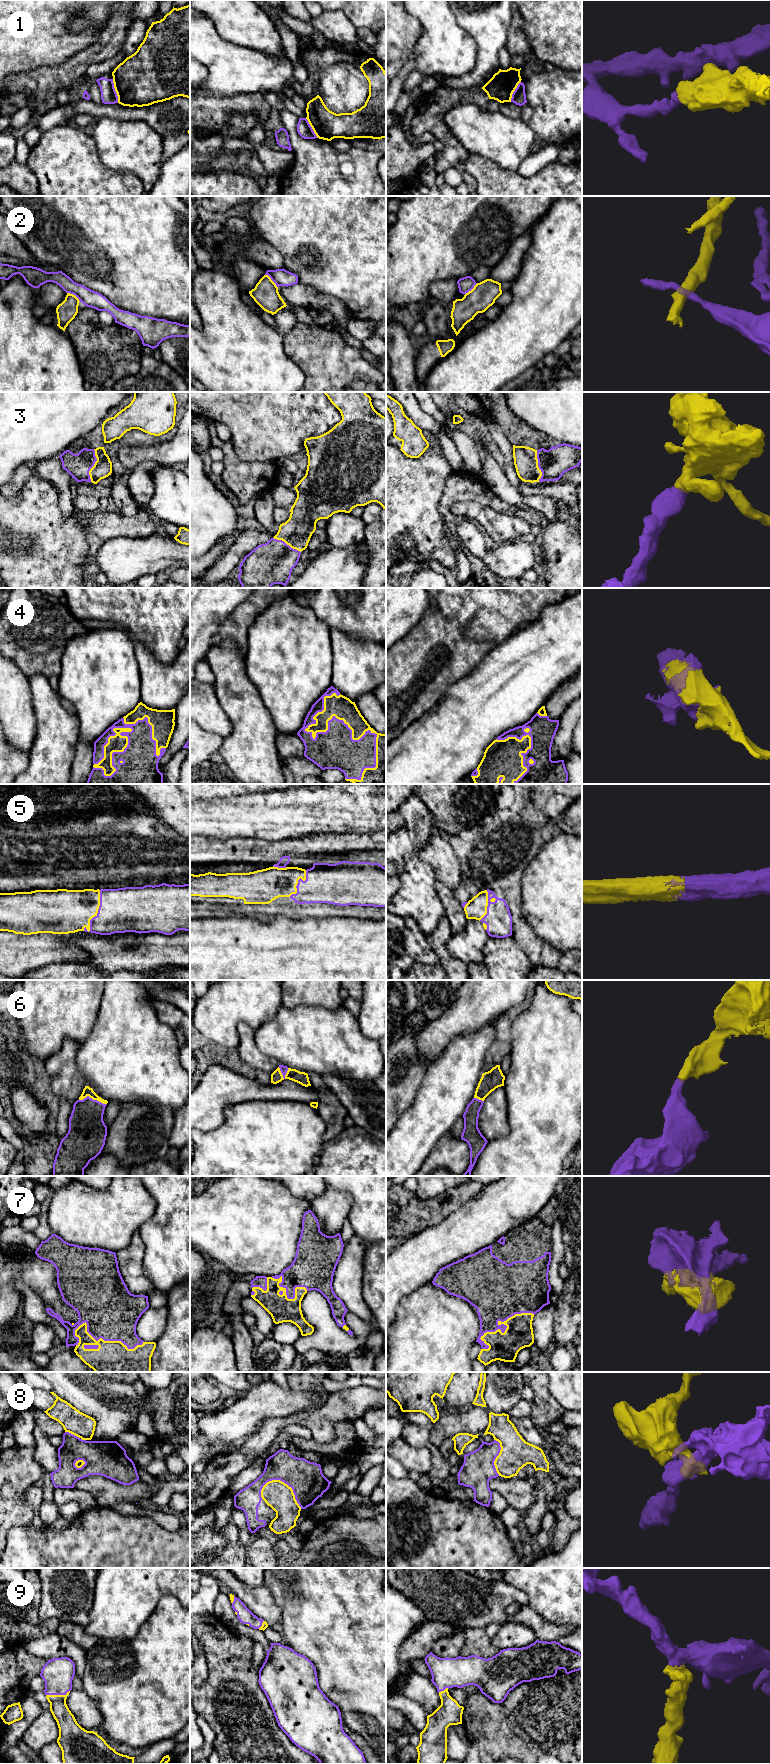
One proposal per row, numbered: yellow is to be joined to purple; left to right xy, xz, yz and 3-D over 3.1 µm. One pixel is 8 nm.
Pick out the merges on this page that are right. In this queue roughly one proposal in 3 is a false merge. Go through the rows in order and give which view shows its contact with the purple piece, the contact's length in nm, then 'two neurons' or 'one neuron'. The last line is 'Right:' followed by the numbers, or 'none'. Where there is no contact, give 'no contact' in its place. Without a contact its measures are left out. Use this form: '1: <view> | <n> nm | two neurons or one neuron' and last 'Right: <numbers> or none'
1: xy | 200 nm | two neurons
2: xz | 150 nm | two neurons
3: xy | 260 nm | one neuron
4: xz | 750 nm | one neuron
5: xy | 360 nm | one neuron
6: xy | 220 nm | one neuron
7: yz | 500 nm | one neuron
8: xz | 360 nm | two neurons
9: xy | 200 nm | one neuron
Right: 3, 4, 5, 6, 7, 9

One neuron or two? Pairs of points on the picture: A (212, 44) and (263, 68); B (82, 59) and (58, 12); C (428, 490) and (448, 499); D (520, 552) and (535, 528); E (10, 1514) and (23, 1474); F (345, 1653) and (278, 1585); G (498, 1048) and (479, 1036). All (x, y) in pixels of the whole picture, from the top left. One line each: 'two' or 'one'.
A: one
B: two
C: two
D: two
E: one
F: one
G: two

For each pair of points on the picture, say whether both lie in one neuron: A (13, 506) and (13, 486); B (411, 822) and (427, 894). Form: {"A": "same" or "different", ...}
{"A": "different", "B": "different"}

